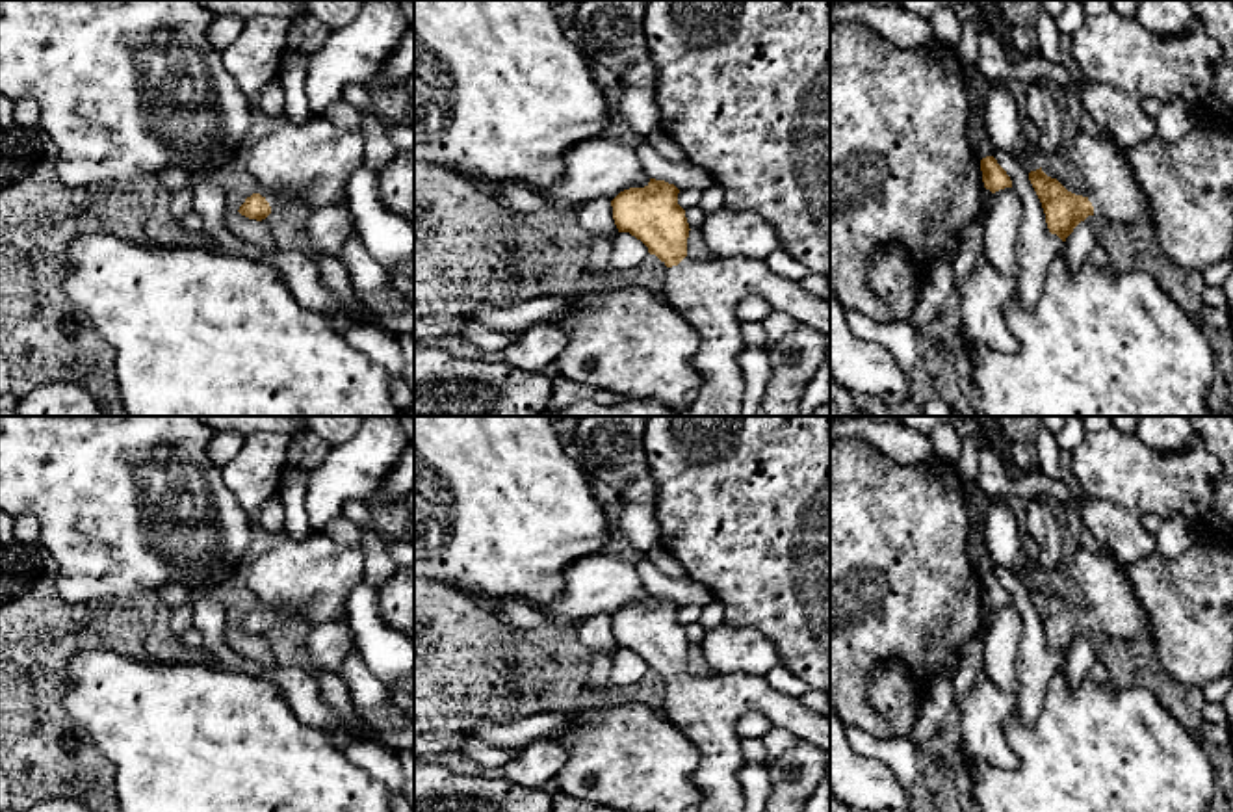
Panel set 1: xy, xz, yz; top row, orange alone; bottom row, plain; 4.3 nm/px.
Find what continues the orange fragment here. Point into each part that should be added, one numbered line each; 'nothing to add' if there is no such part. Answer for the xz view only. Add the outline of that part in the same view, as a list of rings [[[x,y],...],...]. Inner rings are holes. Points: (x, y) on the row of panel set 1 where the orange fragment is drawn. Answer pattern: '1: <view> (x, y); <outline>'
1: xz (706, 294); [[[685,256],[678,266],[667,268],[663,284],[663,297],[667,303],[672,305],[700,336],[694,368],[702,373],[704,386],[681,416],[741,416],[745,379],[739,368],[739,353],[745,347],[745,340],[743,325],[735,310],[746,295],[761,295],[772,308],[830,336],[830,301],[811,295],[798,281],[774,275],[763,260],[698,260]]]

